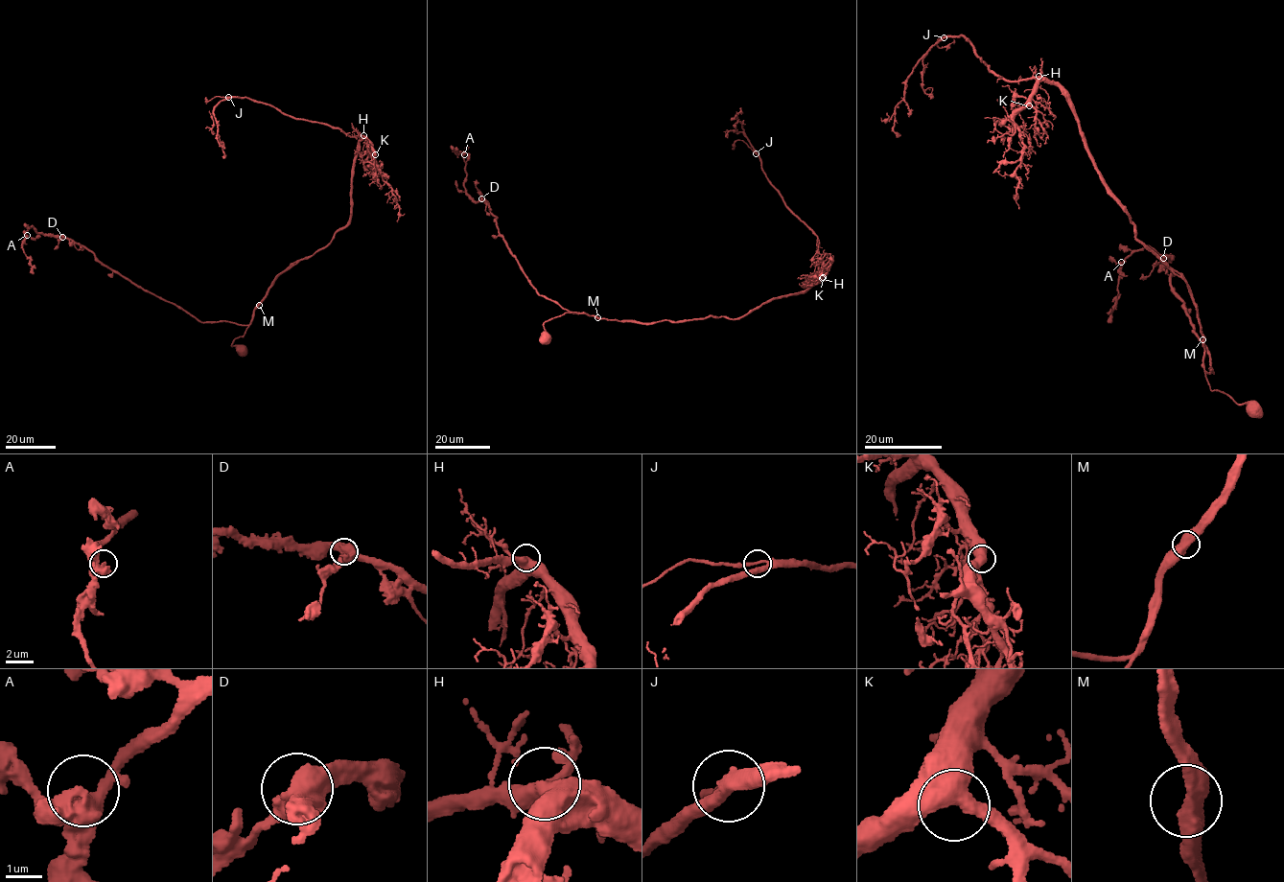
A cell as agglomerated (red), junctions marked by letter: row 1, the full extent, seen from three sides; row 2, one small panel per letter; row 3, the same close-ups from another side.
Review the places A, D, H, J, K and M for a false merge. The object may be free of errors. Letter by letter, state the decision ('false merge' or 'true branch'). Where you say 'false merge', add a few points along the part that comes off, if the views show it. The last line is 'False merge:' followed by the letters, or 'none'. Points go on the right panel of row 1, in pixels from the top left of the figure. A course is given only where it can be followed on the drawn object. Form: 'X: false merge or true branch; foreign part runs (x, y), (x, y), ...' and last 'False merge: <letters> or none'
A: true branch
D: true branch
H: true branch
J: true branch
K: true branch
M: true branch
False merge: none

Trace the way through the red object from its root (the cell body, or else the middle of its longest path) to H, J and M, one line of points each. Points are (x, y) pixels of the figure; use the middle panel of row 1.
H: (546, 338), (544, 323), (571, 312), (636, 322), (711, 315), (738, 319), (772, 299), (801, 293), (822, 278)
J: (546, 338), (544, 323), (566, 313), (636, 322), (738, 319), (818, 280), (817, 237), (789, 210), (756, 153)
M: (546, 338), (548, 334), (544, 323), (566, 313), (581, 313), (597, 317)

